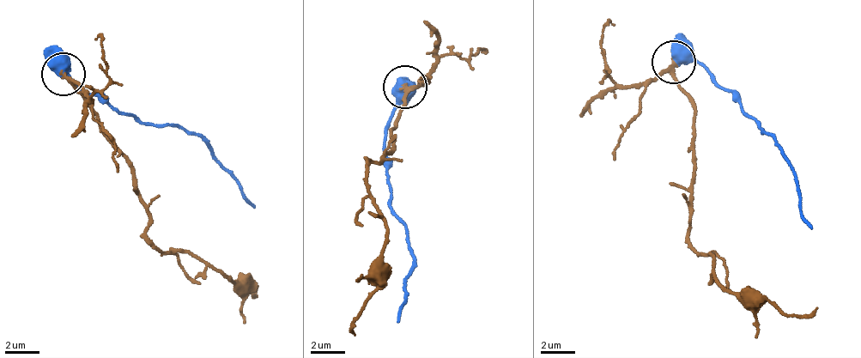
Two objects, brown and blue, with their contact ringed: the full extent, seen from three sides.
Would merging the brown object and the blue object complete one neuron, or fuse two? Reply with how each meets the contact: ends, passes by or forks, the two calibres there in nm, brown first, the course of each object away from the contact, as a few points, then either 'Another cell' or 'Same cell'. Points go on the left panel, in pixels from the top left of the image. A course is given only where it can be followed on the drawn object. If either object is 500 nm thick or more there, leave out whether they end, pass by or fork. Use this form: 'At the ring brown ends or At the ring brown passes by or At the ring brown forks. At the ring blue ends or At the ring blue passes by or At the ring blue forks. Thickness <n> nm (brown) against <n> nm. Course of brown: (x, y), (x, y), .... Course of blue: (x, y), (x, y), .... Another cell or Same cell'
Thickness 170 nm (brown) against 750 nm. Course of brown: (62, 75), (128, 159), (148, 240), (157, 249), (188, 251), (223, 276), (251, 276), (252, 295), (257, 283). Course of blue: (62, 75), (69, 72), (87, 91), (142, 122), (179, 124), (203, 142), (253, 207). Another cell

